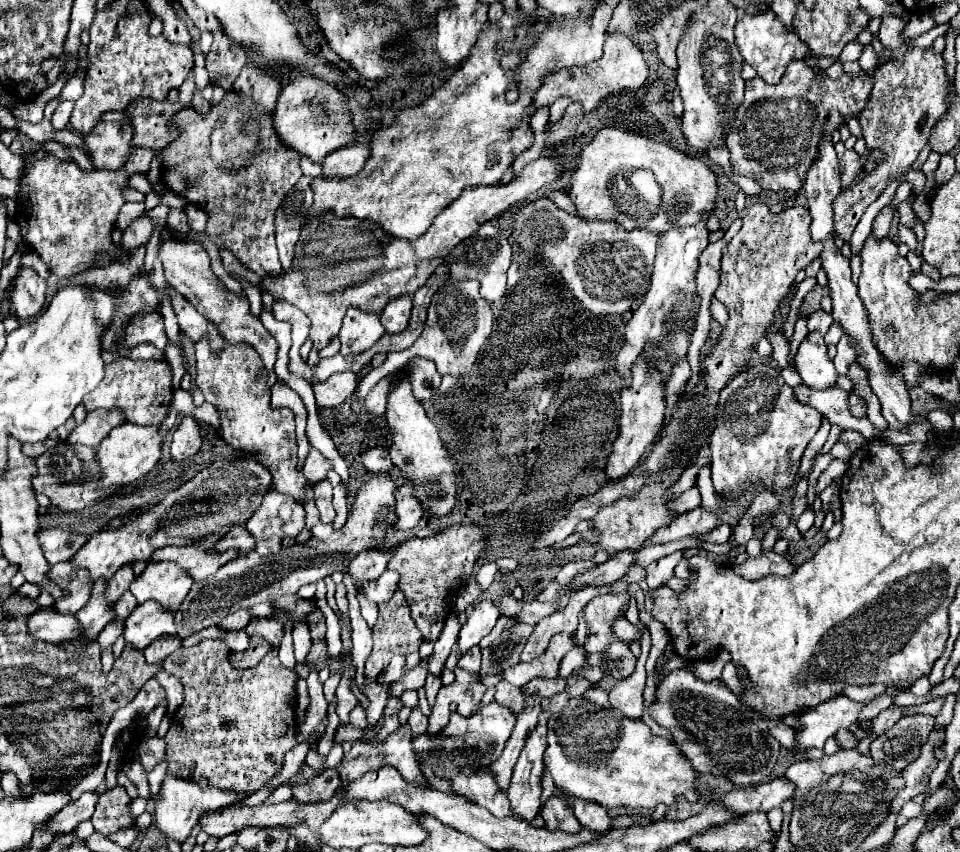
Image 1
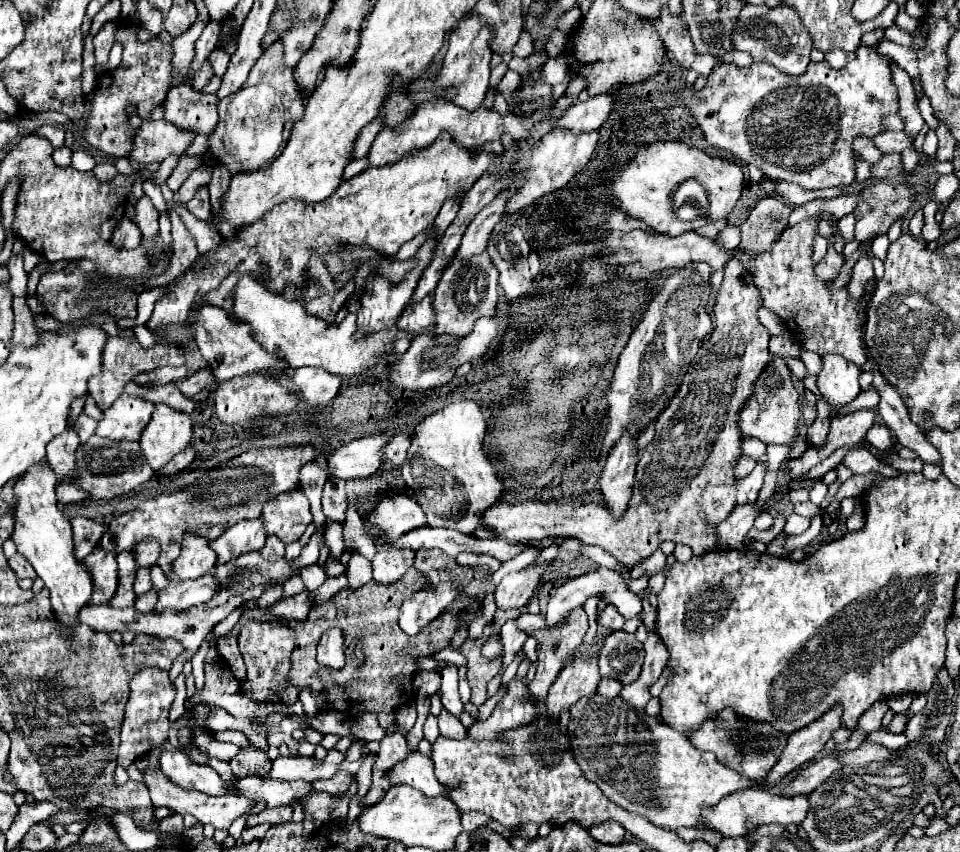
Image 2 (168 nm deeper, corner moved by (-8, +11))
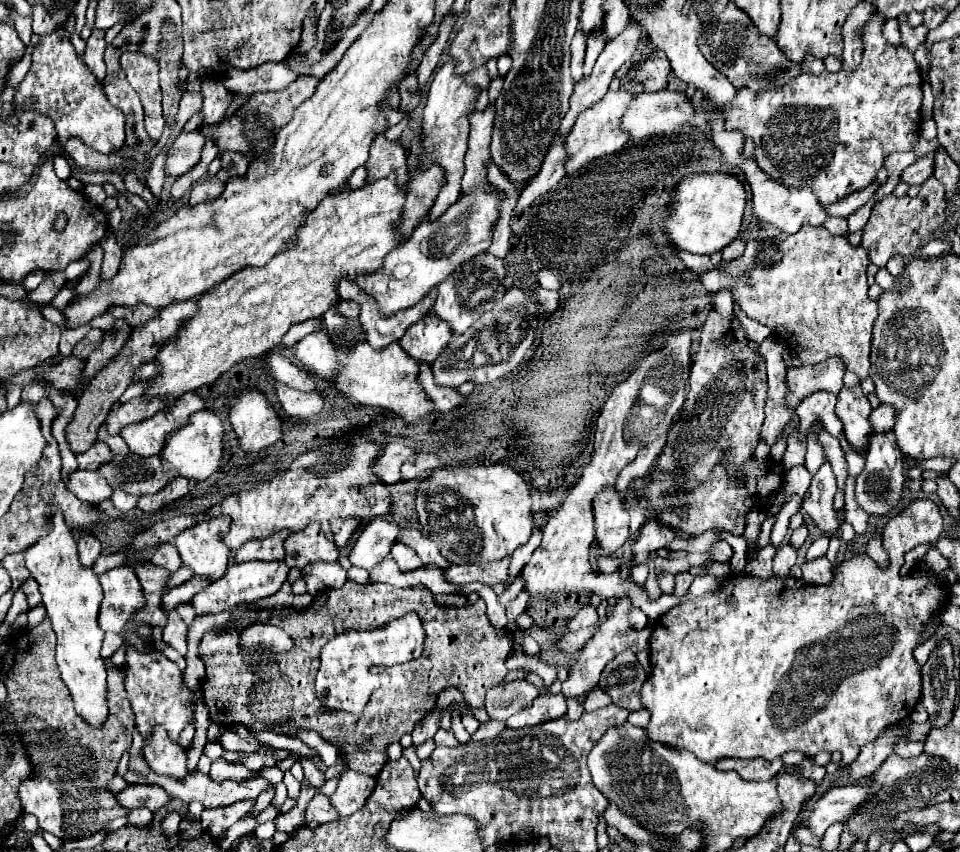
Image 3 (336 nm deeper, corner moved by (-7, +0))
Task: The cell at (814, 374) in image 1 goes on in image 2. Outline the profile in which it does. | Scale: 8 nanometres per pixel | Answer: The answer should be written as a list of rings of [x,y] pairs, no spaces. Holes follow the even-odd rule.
[[[824,355],[824,369],[818,375],[818,389],[834,411],[840,411],[860,395],[860,367],[840,355]]]

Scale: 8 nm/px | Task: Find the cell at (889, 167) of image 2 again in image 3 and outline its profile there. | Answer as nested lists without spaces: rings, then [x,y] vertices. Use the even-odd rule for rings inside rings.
[[[933,152],[919,158],[915,164],[911,164],[909,168],[903,170],[901,174],[901,182],[903,184],[923,184],[931,174],[933,174],[933,168],[935,168],[935,162],[933,162]]]

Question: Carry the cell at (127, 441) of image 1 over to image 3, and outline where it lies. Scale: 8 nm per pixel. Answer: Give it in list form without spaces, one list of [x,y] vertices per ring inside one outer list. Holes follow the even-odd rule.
[[[201,410],[189,416],[189,422],[181,426],[179,430],[167,434],[163,452],[159,454],[163,470],[165,472],[177,472],[185,478],[195,478],[195,480],[205,480],[211,476],[219,466],[221,466],[221,456],[223,456],[223,434],[225,426],[215,416],[213,412]]]

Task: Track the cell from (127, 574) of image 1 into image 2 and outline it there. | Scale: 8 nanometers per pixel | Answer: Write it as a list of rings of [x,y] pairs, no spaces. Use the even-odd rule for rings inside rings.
[[[144,539],[136,547],[136,561],[140,567],[152,567],[160,557],[160,543],[156,539]]]

